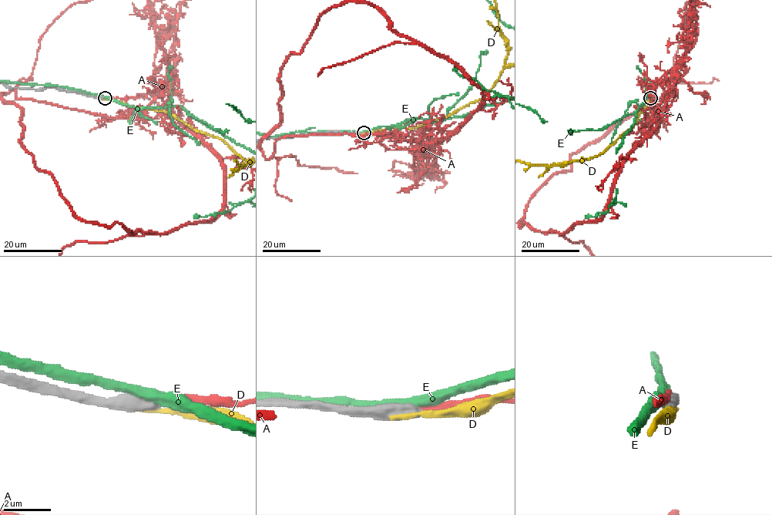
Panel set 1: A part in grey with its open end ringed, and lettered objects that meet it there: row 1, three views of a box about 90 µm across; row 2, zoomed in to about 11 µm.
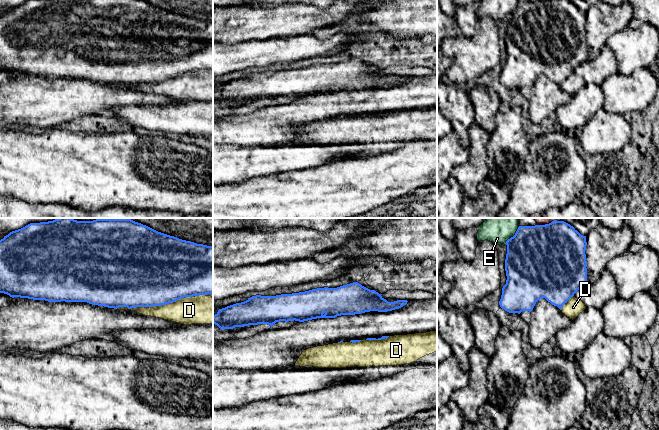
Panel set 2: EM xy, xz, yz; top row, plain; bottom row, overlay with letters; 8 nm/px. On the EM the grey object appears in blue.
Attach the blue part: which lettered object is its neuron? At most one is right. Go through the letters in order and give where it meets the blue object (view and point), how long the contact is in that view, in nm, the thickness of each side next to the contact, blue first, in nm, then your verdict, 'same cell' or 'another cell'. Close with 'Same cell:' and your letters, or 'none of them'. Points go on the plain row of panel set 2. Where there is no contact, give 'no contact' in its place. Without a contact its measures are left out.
A: no contact | another cell
D: xy (160, 81) | 750 nm | 500/220 nm | another cell
E: yz (514, 11) | 190 nm | 500/160 nm | another cell
Same cell: none of them

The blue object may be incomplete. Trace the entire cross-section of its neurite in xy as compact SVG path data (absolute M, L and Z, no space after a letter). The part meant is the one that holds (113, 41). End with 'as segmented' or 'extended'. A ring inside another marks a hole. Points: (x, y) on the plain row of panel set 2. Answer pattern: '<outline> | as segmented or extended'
M28 0L0 16L0 69L48 78L87 78L117 85L161 82L184 73L213 70L213 22L197 20L158 8L143 0Z | as segmented

